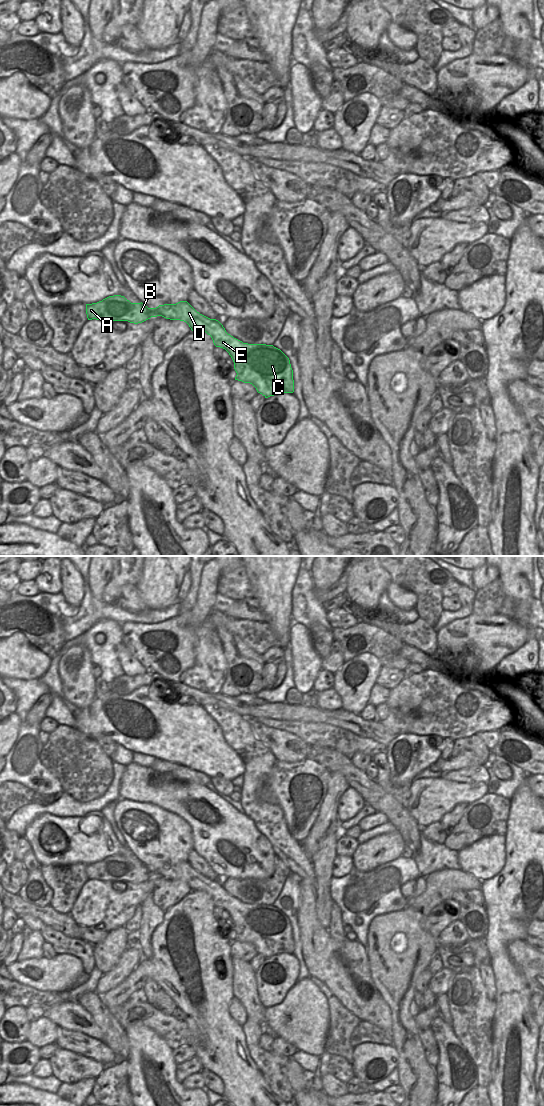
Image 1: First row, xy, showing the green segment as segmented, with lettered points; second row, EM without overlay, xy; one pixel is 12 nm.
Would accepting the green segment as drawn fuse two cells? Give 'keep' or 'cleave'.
cleave

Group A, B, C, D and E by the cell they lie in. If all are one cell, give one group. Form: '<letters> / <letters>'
A B / C D E

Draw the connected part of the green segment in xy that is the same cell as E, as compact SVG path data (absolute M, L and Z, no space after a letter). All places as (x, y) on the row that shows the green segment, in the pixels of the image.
M187 301L151 308L152 316L186 322L192 331L204 331L216 347L225 349L234 362L235 380L252 384L265 398L293 393L293 370L289 358L278 348L266 344L248 344L228 334L216 319L197 312Z

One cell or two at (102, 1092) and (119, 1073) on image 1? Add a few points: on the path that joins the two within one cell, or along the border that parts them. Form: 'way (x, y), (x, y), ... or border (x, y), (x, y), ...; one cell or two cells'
way (107, 1087), (114, 1078); one cell

